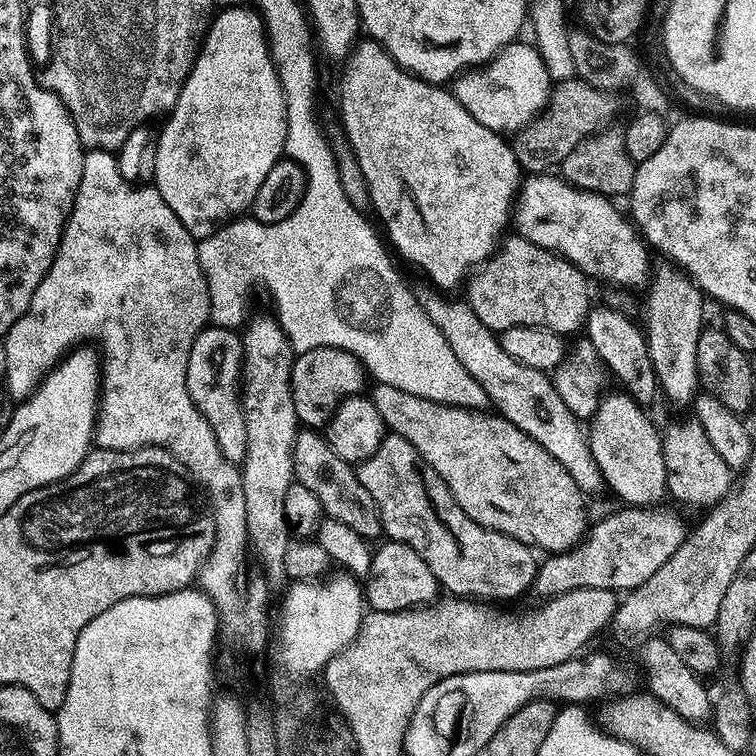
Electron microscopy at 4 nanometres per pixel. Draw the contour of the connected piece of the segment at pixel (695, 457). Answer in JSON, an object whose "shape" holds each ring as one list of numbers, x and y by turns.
{"shape":[[695,418,676,420,668,429,663,429,662,458,666,462,667,495,676,500,711,506,721,500,734,483,733,469,728,468,726,462,722,462,722,457,714,451,714,446,710,446,710,438,706,438,702,422]]}

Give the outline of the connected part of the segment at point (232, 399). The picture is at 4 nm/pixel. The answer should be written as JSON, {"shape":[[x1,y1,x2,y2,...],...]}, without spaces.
{"shape":[[206,326,194,338,194,346,190,346,190,358,186,362,186,390,190,390,190,398,194,406,210,422,210,430,214,430,214,438,218,438,218,450,230,463,240,466,246,458,246,418,242,403,242,365,244,363,244,342,239,331,230,328]]}

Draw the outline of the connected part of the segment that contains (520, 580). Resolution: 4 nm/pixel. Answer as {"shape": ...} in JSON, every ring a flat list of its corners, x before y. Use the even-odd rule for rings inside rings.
{"shape":[[390,434,385,437,375,455,356,468,356,477,362,482,362,486,366,486,366,490,370,490,370,498,374,498,376,508,380,511,383,535,388,540,397,540,413,548,422,562,430,566,437,585,453,596,504,602,500,600,512,600,515,596,522,595,527,588,531,589,536,582,537,553,527,544,474,522,464,513,462,506,456,504,446,482,434,478,433,473,428,470,424,470,420,476,416,464,418,465,418,457,414,446,410,446,410,442,400,436]]}

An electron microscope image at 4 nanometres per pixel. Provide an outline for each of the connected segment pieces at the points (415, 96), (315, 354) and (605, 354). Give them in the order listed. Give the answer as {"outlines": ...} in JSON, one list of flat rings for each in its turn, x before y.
{"outlines":[[[361,39,343,64,344,73,340,76,342,131,362,166,371,205,376,206,397,252,424,268,439,289,452,290,448,288,454,287,460,279,463,281,473,266,483,264,496,251,496,235,507,224,509,227,510,213,522,183,516,153,501,133,482,126,482,122,474,122,466,106,462,106,447,87,427,84,411,72,405,72,376,40]],[[315,348,299,353,292,362,292,397,297,421,312,430,323,429,345,400,365,391,364,380,366,381,364,365,346,350]],[[593,307,586,321,586,338,600,355,600,360,609,373,621,380,623,391,635,398,641,406,649,406,658,397,656,371,650,362,650,350,645,333,632,320,627,320,620,312,610,308]]]}

